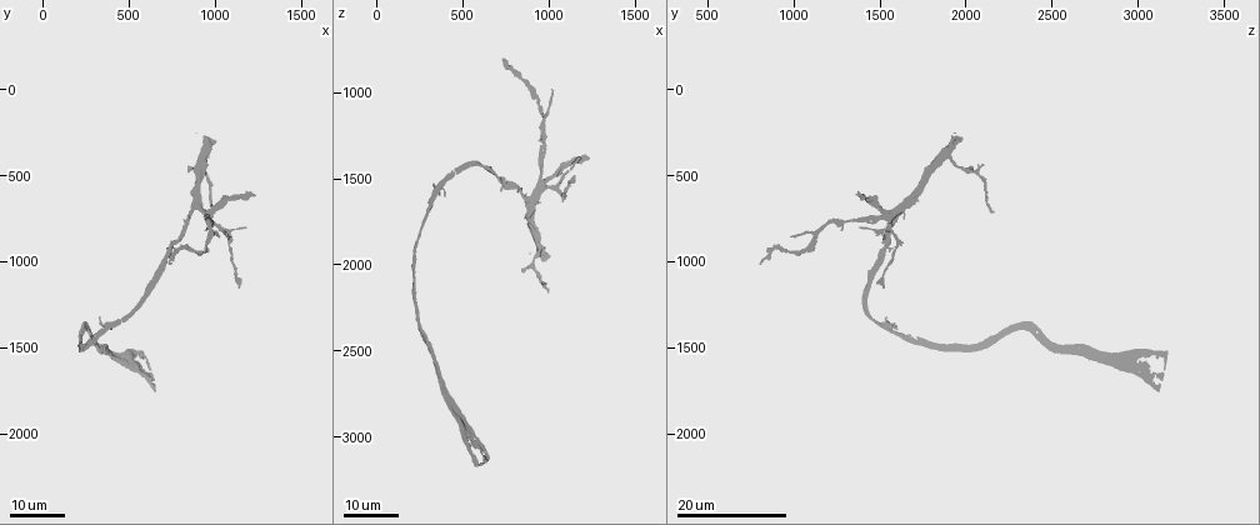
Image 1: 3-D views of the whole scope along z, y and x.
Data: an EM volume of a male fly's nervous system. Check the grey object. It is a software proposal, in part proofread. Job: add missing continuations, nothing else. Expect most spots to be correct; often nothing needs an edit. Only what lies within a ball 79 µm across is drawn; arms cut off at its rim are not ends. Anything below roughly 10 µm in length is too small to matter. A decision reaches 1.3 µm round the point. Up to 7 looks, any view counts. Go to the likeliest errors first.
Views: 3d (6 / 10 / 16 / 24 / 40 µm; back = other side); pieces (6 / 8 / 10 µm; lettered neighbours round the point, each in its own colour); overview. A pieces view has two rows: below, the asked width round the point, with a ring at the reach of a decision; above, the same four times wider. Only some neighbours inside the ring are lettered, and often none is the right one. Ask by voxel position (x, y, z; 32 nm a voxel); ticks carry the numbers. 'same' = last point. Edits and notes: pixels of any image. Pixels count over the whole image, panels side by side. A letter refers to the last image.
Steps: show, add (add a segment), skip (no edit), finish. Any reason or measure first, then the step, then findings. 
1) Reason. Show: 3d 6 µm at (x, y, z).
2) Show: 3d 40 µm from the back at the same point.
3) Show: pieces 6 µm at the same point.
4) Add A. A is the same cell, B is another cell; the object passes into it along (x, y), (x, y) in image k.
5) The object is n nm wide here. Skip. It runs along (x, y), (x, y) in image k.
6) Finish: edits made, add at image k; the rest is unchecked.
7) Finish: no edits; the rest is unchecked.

Thin end. Show: 3d 24 µm at (1000, 720, 2160).

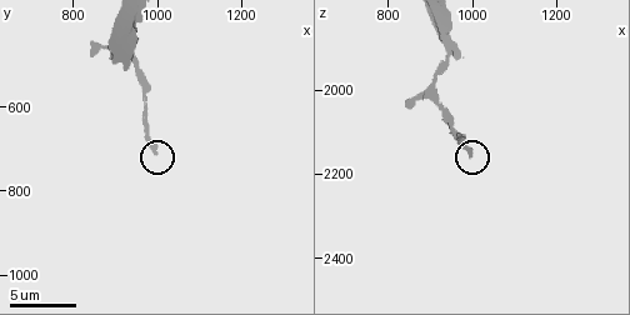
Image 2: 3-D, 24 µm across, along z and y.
Show: pieces 6 µm at (995, 710, 2155).

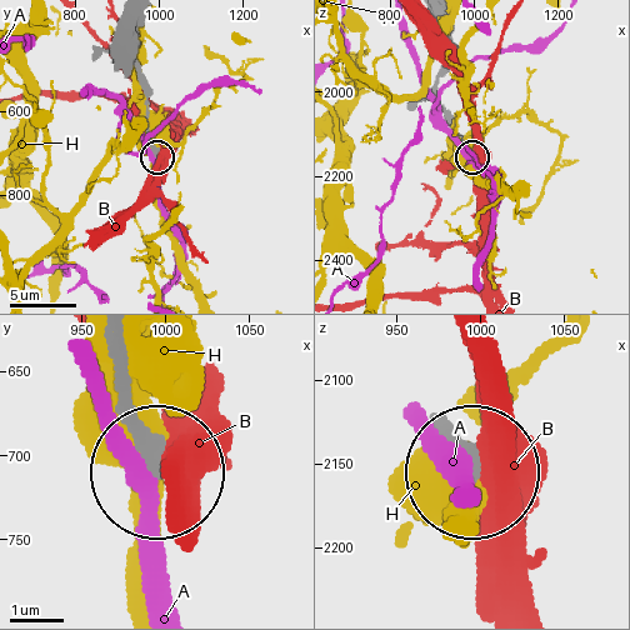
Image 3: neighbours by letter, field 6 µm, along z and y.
The object is 190 nm wide here. Skip. A, B and H are other cells; it runs along (125, 338), (125, 418), (151, 468) in image 3; no lettered segment goes on from it.

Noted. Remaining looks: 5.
Tapers out. Show: 3d 24 µm at (1180, 800, 1400).

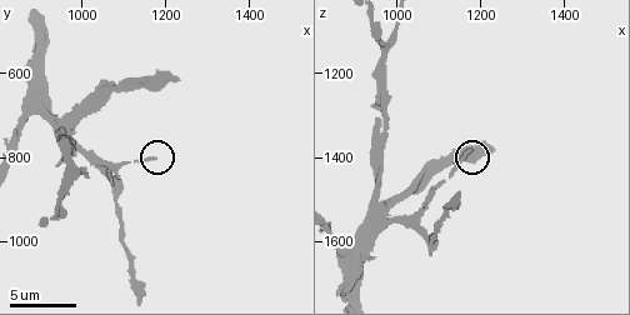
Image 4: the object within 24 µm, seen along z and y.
Show: pieces 6 µm at (1175, 805, 1385).

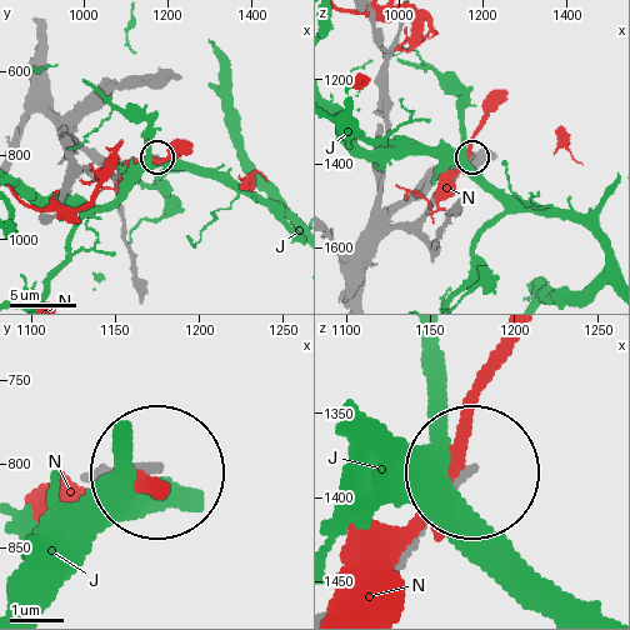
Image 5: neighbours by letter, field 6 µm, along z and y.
Skip. J and N are other cells; no lettered segment goes on from it.

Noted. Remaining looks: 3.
Stops while still wide. Show: pieces 6 µm at (840, 470, 2035).

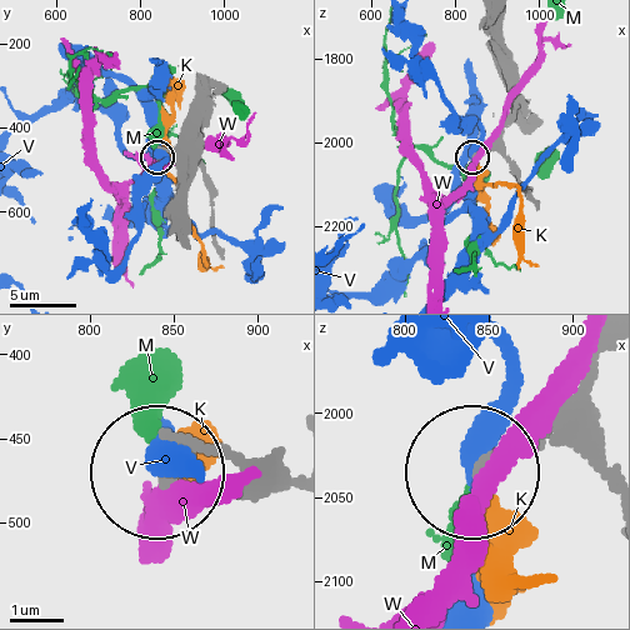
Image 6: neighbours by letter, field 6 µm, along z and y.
Skip. K, M, V and W are other cells; it runs along (251, 459), (161, 468) in image 6; none of them fits.

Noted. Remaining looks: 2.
Tapers out. Show: pieces 8 µm at (945, 815, 1280).

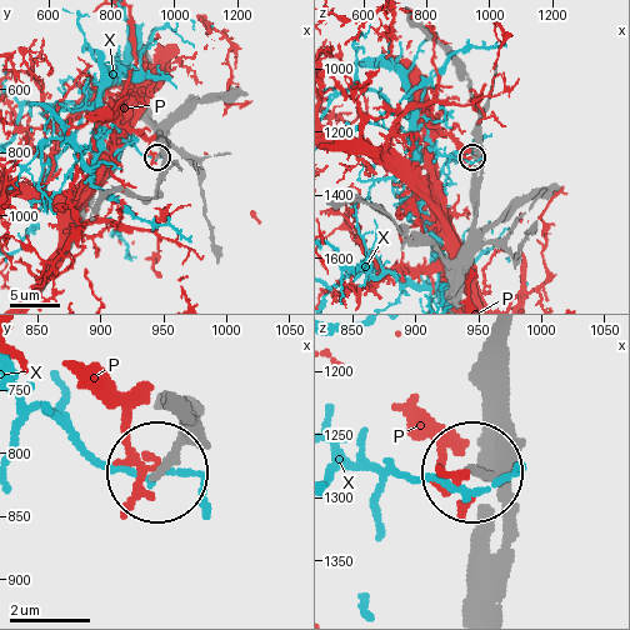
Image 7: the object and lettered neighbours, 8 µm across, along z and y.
Skip. P and X are other cells; none of them fits.

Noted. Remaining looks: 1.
Finish: no edits; the rest is unchecked.

